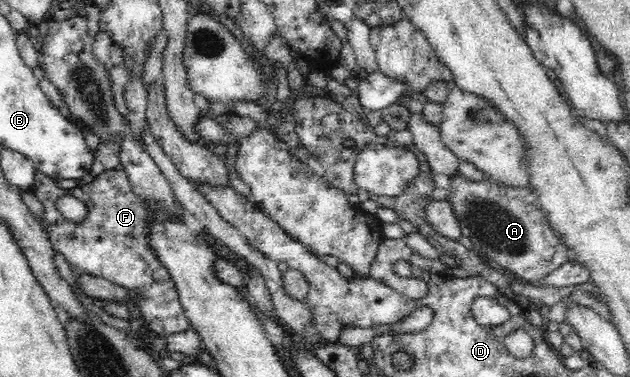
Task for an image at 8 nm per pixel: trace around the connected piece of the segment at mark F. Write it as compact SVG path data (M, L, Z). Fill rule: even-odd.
M114 168L99 173L94 179L74 189L60 189L51 177L40 171L34 173L34 185L31 192L44 205L45 215L41 228L50 235L50 244L54 251L60 251L70 267L79 267L84 274L102 277L113 284L144 297L145 318L141 322L151 325L152 331L160 336L183 333L191 326L185 311L179 302L179 292L168 270L160 264L159 255L151 245L152 224L155 214L134 194L131 183L124 170ZM65 195L86 204L88 217L82 223L73 223L62 216L56 203Z

